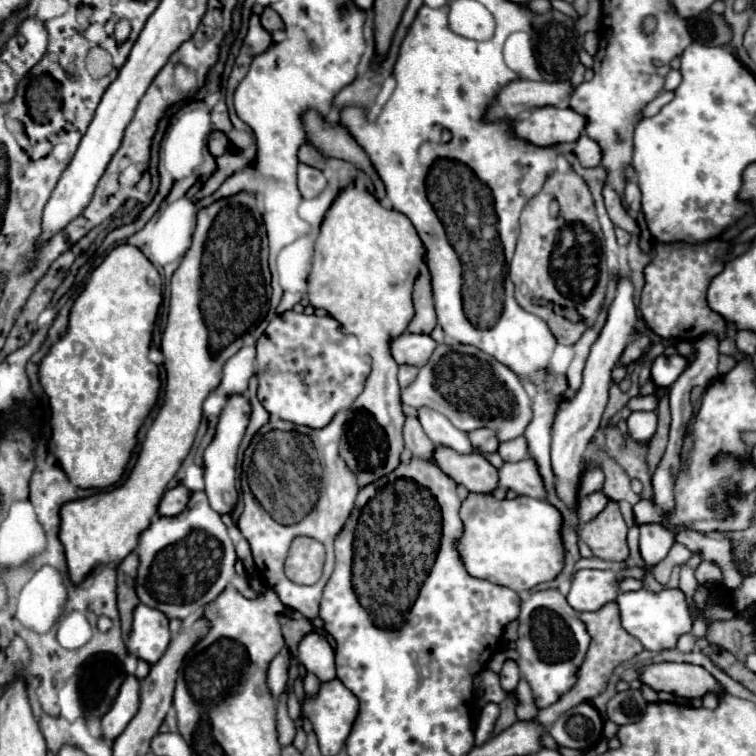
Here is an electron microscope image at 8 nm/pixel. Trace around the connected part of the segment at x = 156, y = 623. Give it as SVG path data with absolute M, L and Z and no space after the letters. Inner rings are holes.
M138 604L134 610L132 632L126 638L126 646L140 660L156 664L170 644L170 628L164 612Z

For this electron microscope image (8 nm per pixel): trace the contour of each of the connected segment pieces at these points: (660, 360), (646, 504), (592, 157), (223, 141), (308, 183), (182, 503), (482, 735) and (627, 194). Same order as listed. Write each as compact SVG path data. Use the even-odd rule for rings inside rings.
M678 352L672 356L662 354L652 364L652 380L656 382L656 386L668 388L684 372L686 366L688 366L688 360L682 354L678 354Z
M644 498L634 506L634 520L638 524L646 524L646 522L662 522L664 524L656 506L650 500L644 500Z
M582 134L582 138L576 142L574 152L576 152L576 156L580 158L582 166L586 166L586 168L594 168L594 166L598 166L600 160L602 160L602 150L600 150L598 142L592 140L592 138L586 136L586 134Z
M212 132L208 146L210 146L212 156L222 156L226 150L230 150L230 140L224 132Z
M300 164L298 166L298 188L304 198L316 198L326 188L326 178L320 170Z
M176 486L164 494L158 514L160 516L176 516L178 512L182 512L182 508L186 508L188 500L190 500L190 490L184 486Z
M490 702L482 708L482 714L480 714L480 720L478 720L478 726L476 726L476 746L482 746L490 738L492 728L498 720L498 714L500 714L498 704Z
M626 182L626 188L624 188L624 200L628 204L628 210L632 216L638 216L640 212L640 188L636 182Z

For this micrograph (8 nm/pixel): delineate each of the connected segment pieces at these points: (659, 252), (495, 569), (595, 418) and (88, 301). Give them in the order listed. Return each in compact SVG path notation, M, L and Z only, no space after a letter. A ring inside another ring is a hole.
M712 240L700 246L656 244L654 252L656 258L646 266L646 284L640 302L642 318L650 330L660 338L674 338L690 344L708 332L724 338L726 322L718 312L710 310L706 290L710 280L724 270L724 258L732 252L732 244L724 240Z
M470 494L460 508L464 522L464 536L458 542L460 556L466 570L474 578L484 578L494 584L506 586L514 592L524 592L540 582L554 580L564 568L564 544L562 544L562 514L548 502L530 496L516 496L512 500L496 500L492 494Z
M620 278L618 294L616 294L614 302L610 304L606 324L600 330L600 336L596 338L596 342L592 344L592 350L590 350L590 356L588 356L588 362L586 362L586 368L584 368L582 388L556 414L556 420L554 420L554 426L552 426L552 468L554 468L554 474L556 474L556 492L568 506L574 504L576 482L578 482L578 476L580 476L580 464L582 464L584 450L586 450L588 442L594 438L594 434L600 426L602 412L604 412L606 402L608 402L608 388L612 384L610 372L618 364L618 360L620 360L620 356L622 356L622 352L624 352L624 348L630 340L630 334L634 330L636 306L634 306L632 294L634 294L632 282L628 278Z
M116 246L92 272L84 292L72 306L68 330L40 364L40 380L50 398L52 442L50 448L70 482L80 488L108 488L116 484L132 456L138 430L150 416L160 396L160 370L148 360L154 320L162 302L162 280L150 260L134 246Z

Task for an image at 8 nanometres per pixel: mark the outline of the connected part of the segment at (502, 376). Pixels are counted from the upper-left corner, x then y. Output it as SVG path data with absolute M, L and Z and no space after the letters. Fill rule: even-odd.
M464 344L436 346L428 364L420 368L418 378L406 390L402 390L402 402L416 410L420 408L418 420L436 446L452 448L458 454L474 452L466 434L474 428L492 428L500 442L508 442L522 436L532 420L530 398L520 384L520 378L494 356Z

